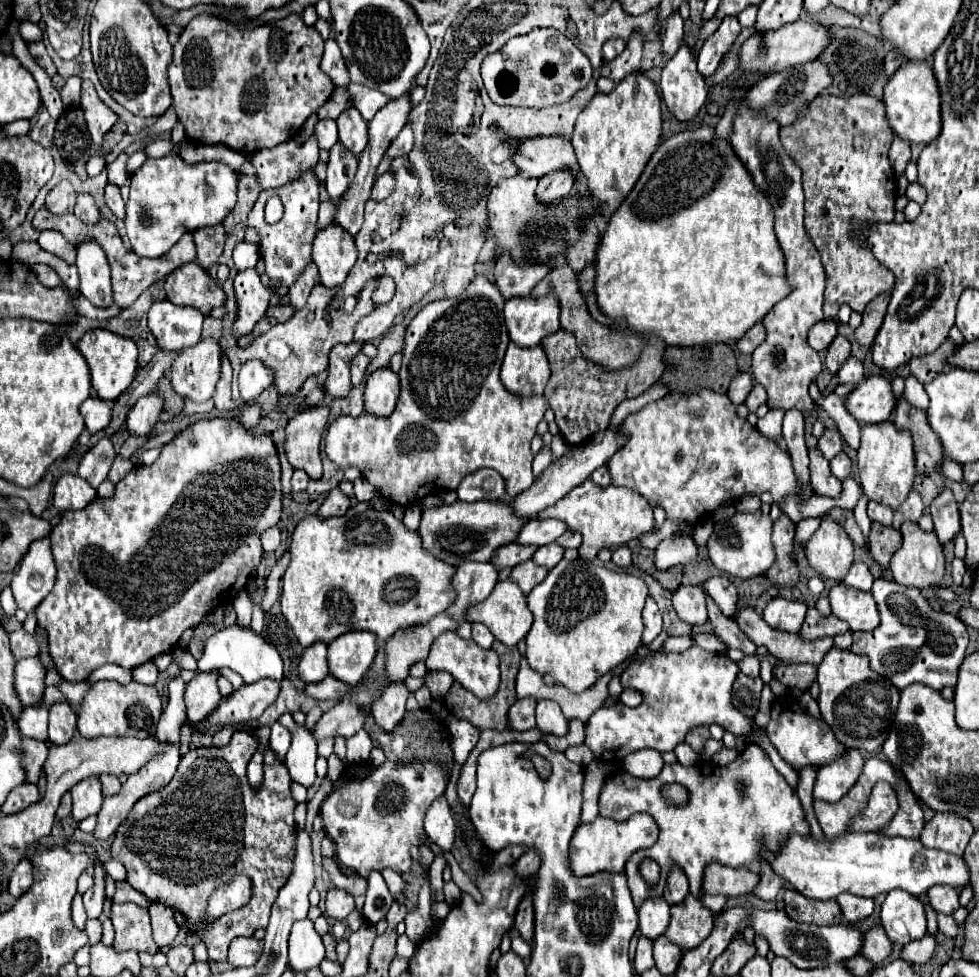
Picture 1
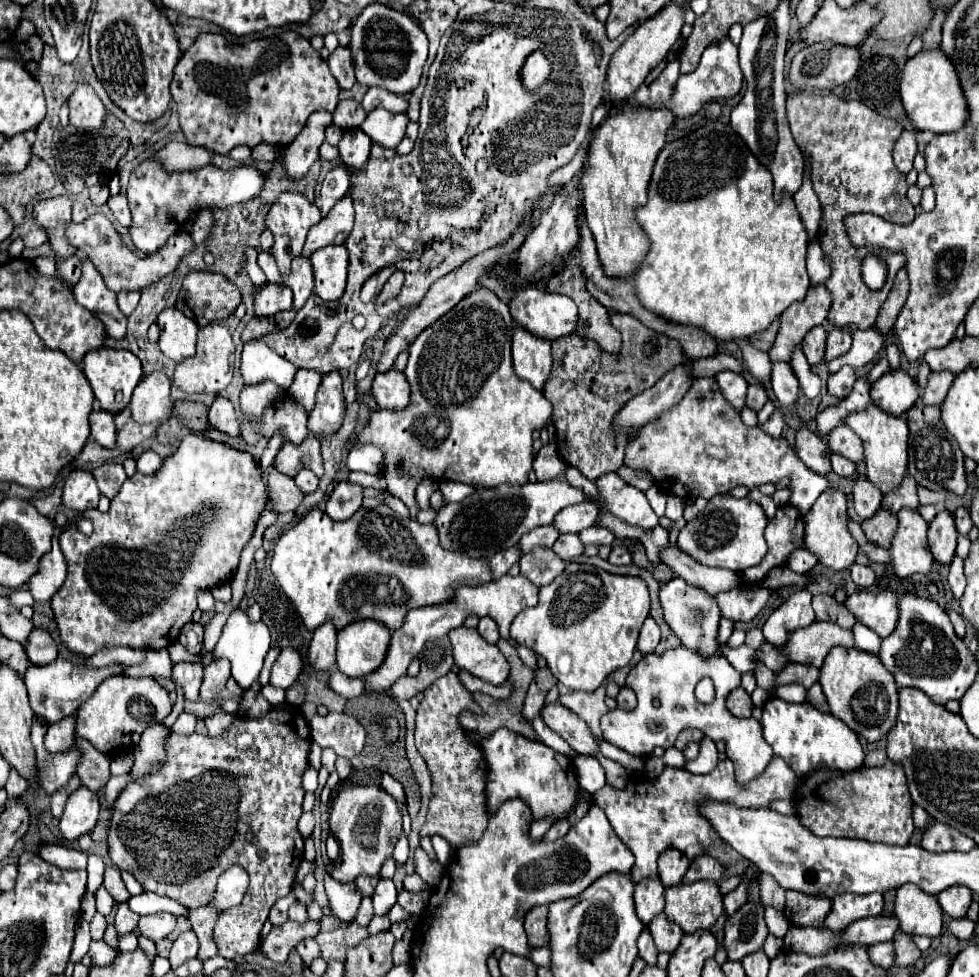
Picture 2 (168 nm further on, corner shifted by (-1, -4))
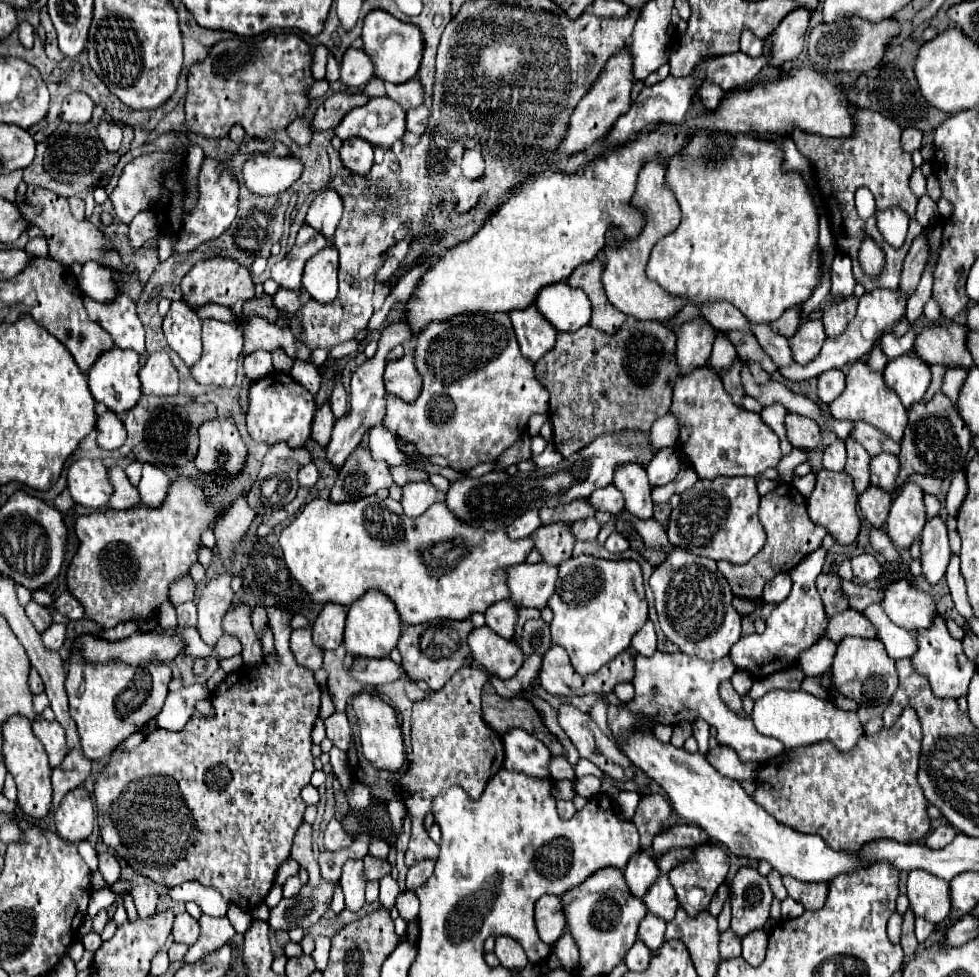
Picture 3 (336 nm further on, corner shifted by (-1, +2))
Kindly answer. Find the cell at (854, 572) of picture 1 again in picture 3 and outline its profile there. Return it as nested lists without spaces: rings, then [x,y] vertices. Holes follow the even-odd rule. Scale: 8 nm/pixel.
[[[862,553],[862,555],[856,555],[852,557],[852,569],[854,569],[854,575],[858,581],[862,583],[868,583],[868,581],[874,581],[880,573],[882,573],[882,565],[878,563],[878,559],[870,553]]]

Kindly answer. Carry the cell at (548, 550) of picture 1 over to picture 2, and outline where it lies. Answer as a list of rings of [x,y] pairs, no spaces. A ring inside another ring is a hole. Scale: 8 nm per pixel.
[[[560,535],[558,541],[556,541],[554,547],[552,547],[552,551],[554,551],[562,561],[570,561],[570,559],[582,555],[582,549],[584,549],[584,545],[582,545],[582,541],[578,539],[578,535]]]

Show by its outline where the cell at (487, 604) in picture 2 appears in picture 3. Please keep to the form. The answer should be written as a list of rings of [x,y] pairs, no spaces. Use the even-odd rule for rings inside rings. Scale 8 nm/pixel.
[[[546,561],[530,565],[514,565],[508,569],[508,587],[512,591],[512,601],[518,601],[520,607],[538,607],[542,609],[554,593],[558,579],[558,565]]]

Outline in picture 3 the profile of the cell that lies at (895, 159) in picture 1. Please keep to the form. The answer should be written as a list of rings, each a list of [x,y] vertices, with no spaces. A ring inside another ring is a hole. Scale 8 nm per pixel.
[[[908,127],[902,131],[902,149],[906,149],[908,153],[916,151],[922,147],[922,133],[920,129],[914,129],[914,127]]]

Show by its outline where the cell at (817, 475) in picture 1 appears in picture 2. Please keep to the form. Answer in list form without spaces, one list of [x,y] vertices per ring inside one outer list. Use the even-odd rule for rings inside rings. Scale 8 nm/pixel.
[[[802,427],[796,433],[796,455],[802,459],[802,463],[818,473],[818,475],[828,475],[832,471],[830,467],[830,449],[824,443],[820,435],[814,431]]]

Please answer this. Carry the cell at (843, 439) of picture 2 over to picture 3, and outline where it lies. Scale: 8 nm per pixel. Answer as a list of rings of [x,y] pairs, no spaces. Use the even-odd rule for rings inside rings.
[[[858,421],[856,427],[854,427],[854,431],[852,431],[852,437],[858,439],[858,441],[864,445],[864,449],[868,451],[870,457],[878,455],[880,451],[882,451],[882,453],[892,453],[892,455],[898,455],[898,453],[900,453],[900,443],[890,441],[890,437],[884,437],[882,431],[874,429],[874,427],[868,425],[868,423]]]

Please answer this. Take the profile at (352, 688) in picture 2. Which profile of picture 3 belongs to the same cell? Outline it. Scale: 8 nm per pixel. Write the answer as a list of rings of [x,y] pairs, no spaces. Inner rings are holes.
[[[382,657],[382,659],[356,659],[356,663],[352,665],[350,673],[358,679],[364,681],[368,685],[384,685],[384,683],[392,683],[396,679],[400,679],[402,675],[406,675],[406,671],[402,669],[402,665],[396,665],[390,657]]]

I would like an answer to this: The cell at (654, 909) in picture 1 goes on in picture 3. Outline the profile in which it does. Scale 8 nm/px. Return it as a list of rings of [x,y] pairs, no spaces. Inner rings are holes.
[[[638,851],[634,853],[634,857],[630,857],[628,865],[624,867],[624,877],[626,883],[630,887],[630,891],[636,897],[644,897],[644,893],[648,891],[648,887],[656,881],[656,877],[660,875],[658,865],[654,861],[654,857],[646,851]]]

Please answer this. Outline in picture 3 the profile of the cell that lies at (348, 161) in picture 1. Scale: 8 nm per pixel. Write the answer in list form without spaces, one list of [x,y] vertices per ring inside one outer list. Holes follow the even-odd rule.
[[[326,189],[314,199],[304,221],[306,221],[306,225],[318,229],[318,233],[322,233],[330,241],[334,237],[340,215],[342,215],[340,195],[334,189]]]

